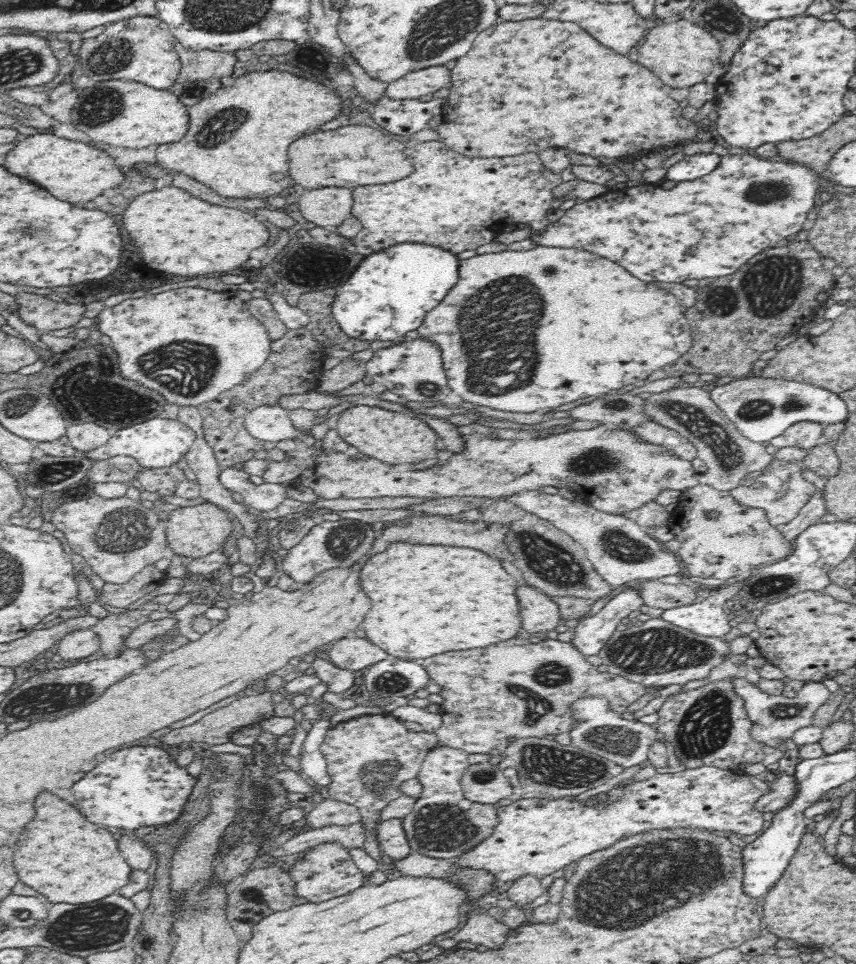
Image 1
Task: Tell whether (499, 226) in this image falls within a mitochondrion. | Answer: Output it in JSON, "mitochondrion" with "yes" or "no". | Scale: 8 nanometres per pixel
{"mitochondrion":"no"}

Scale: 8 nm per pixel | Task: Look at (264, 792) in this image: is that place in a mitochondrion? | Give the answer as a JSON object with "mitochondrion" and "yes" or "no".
{"mitochondrion":"no"}

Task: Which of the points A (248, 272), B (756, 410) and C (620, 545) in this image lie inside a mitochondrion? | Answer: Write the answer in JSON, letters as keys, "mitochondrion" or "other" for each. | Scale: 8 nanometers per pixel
{"A":"other","B":"mitochondrion","C":"mitochondrion"}

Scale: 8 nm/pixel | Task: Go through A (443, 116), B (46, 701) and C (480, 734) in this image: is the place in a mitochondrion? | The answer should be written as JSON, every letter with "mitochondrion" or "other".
{"A":"other","B":"mitochondrion","C":"other"}

